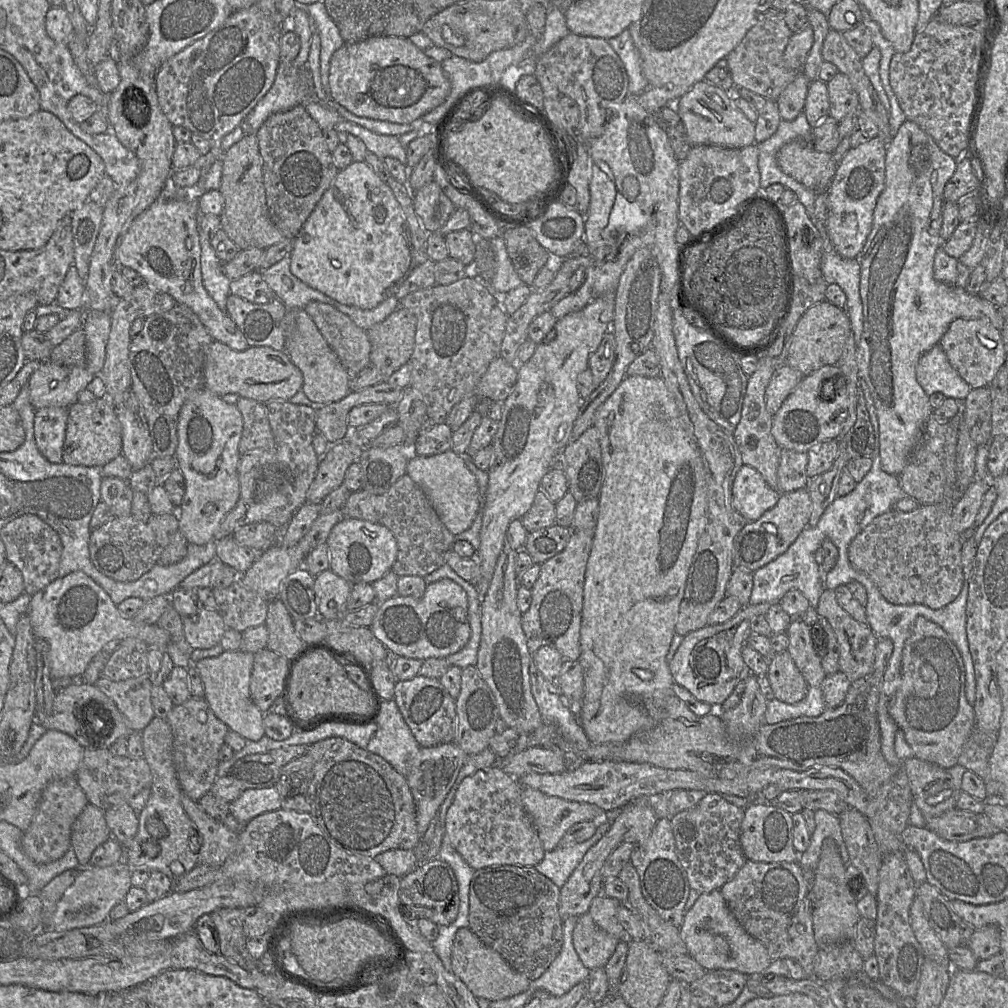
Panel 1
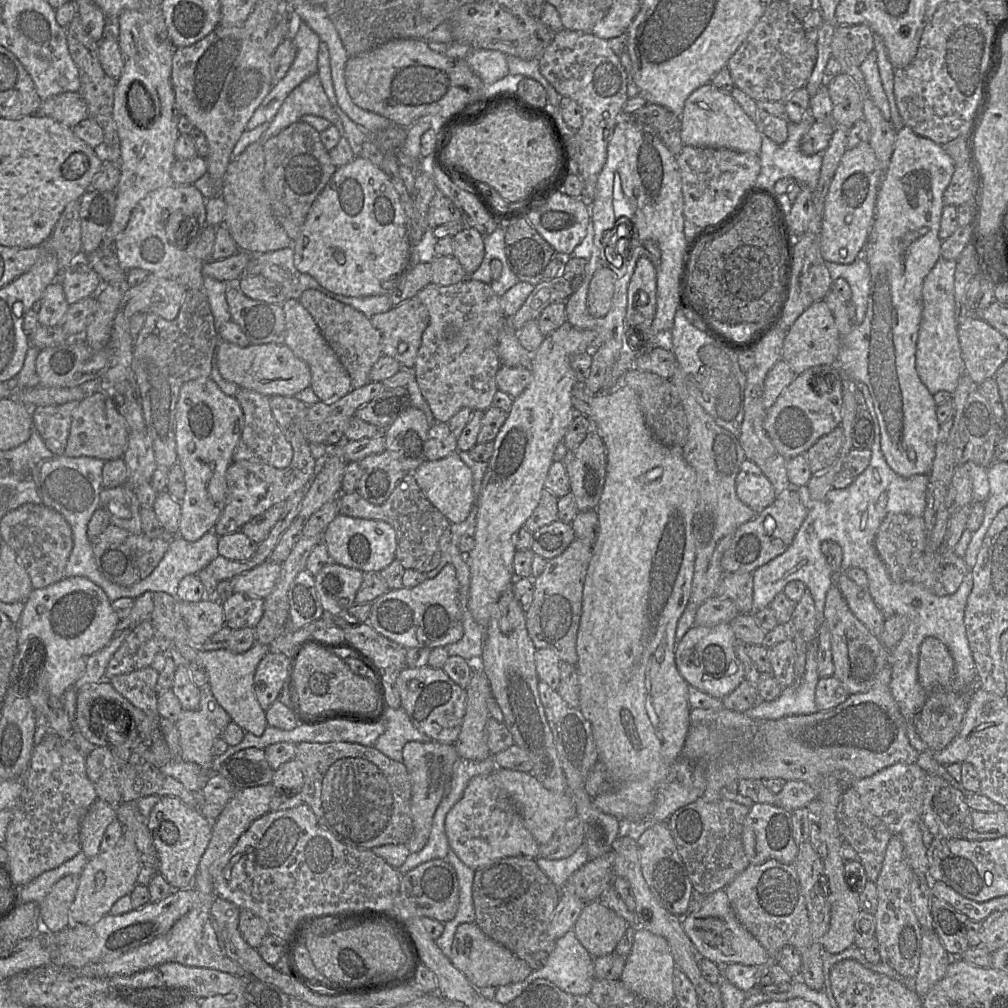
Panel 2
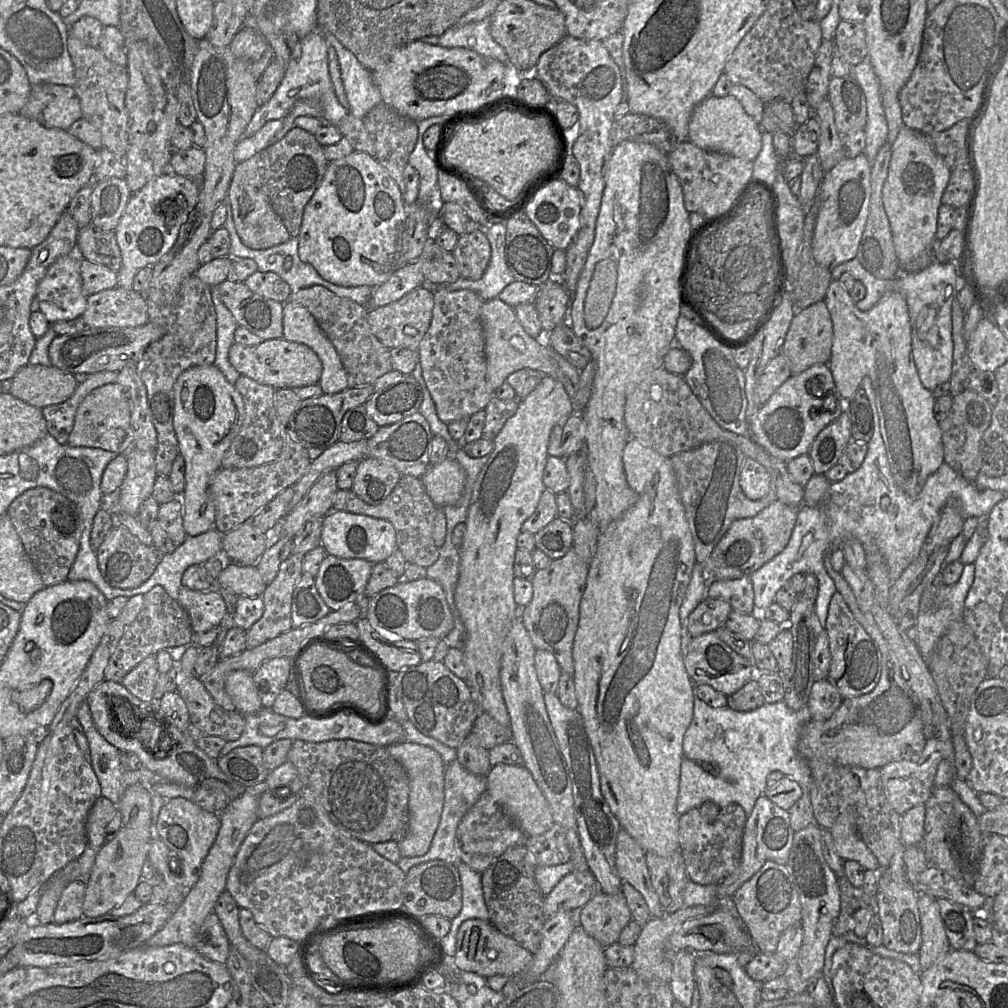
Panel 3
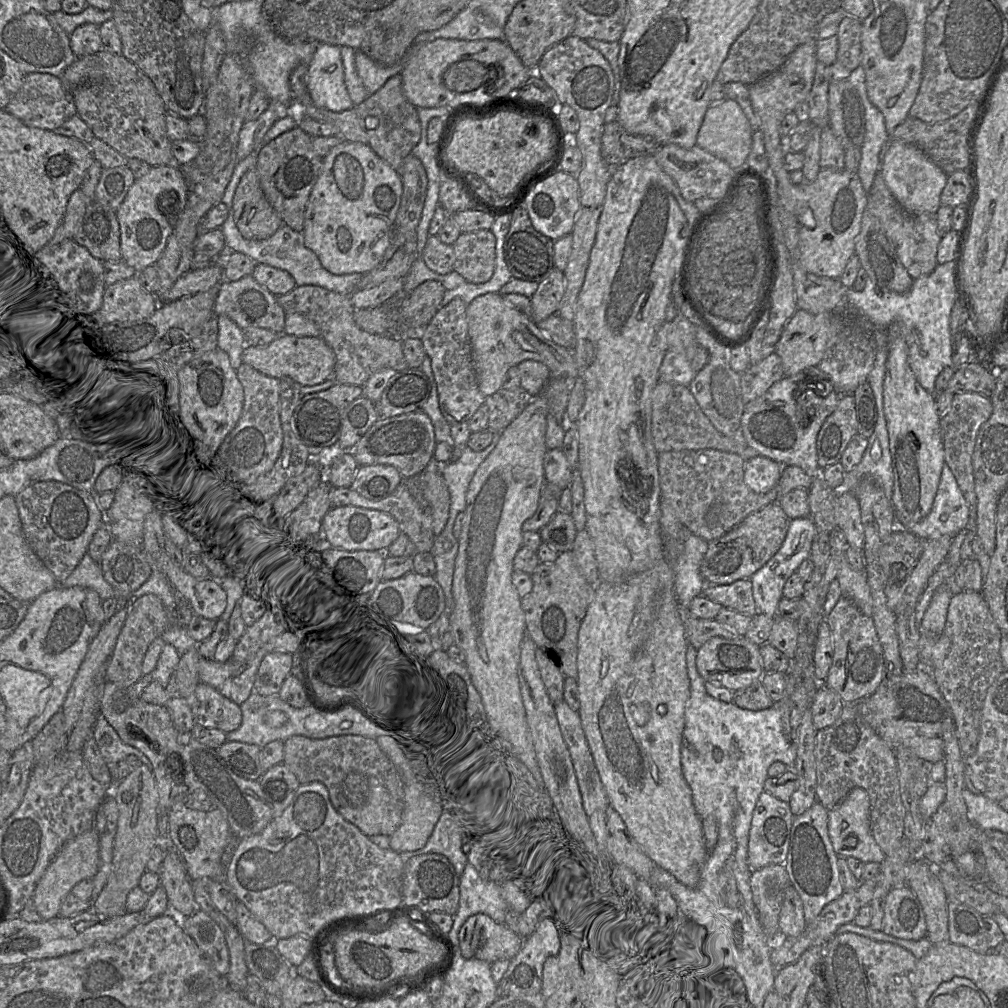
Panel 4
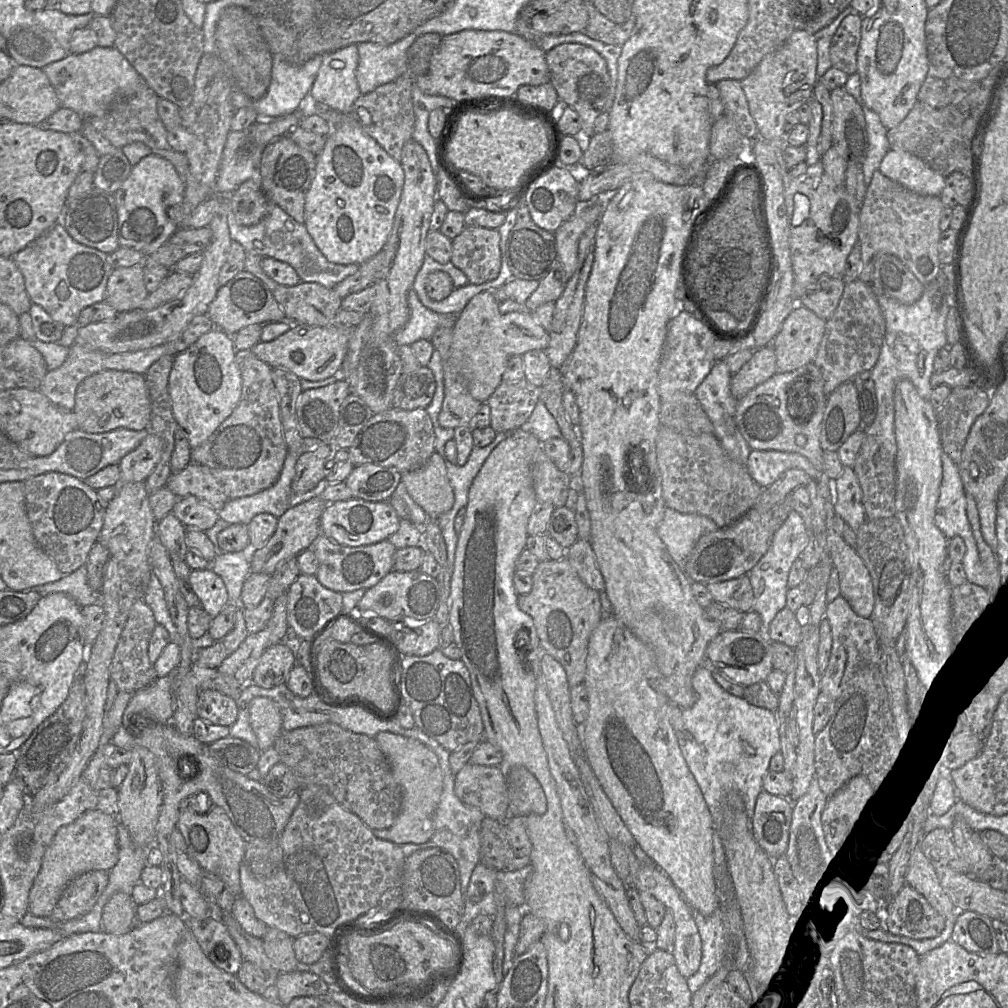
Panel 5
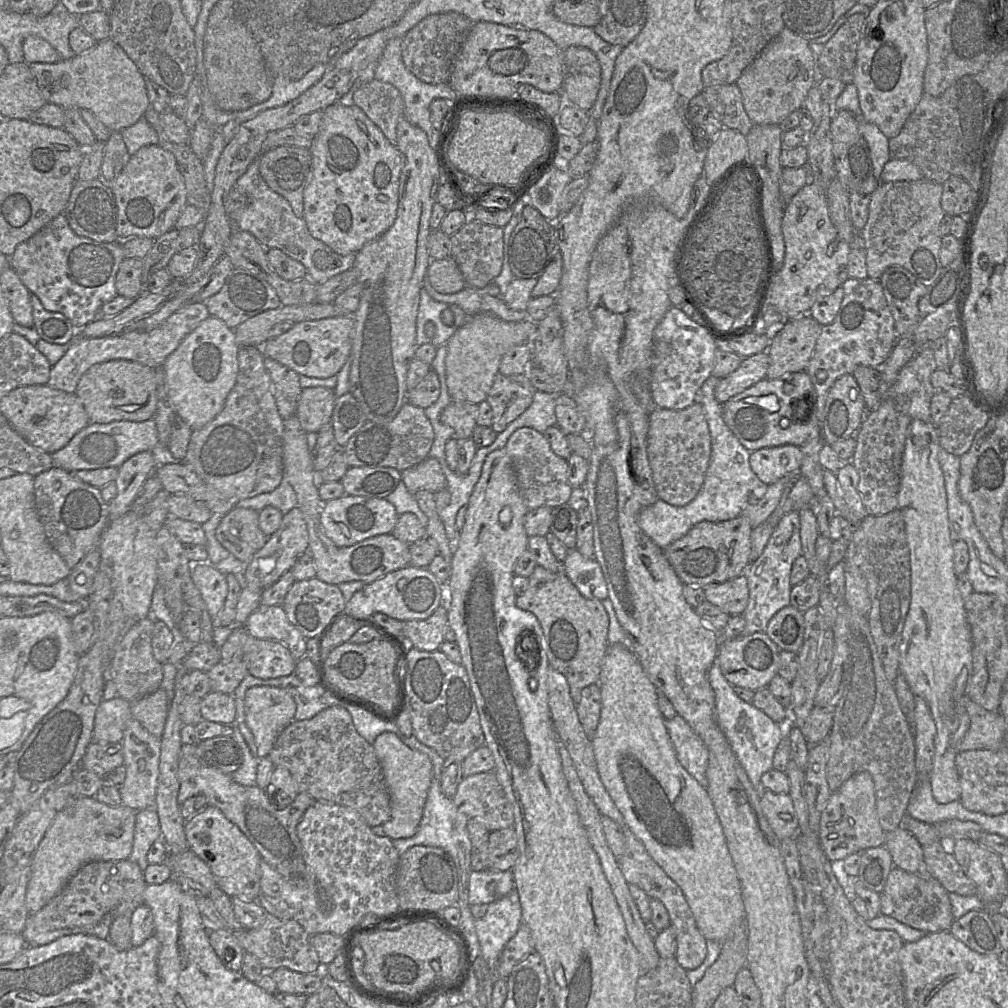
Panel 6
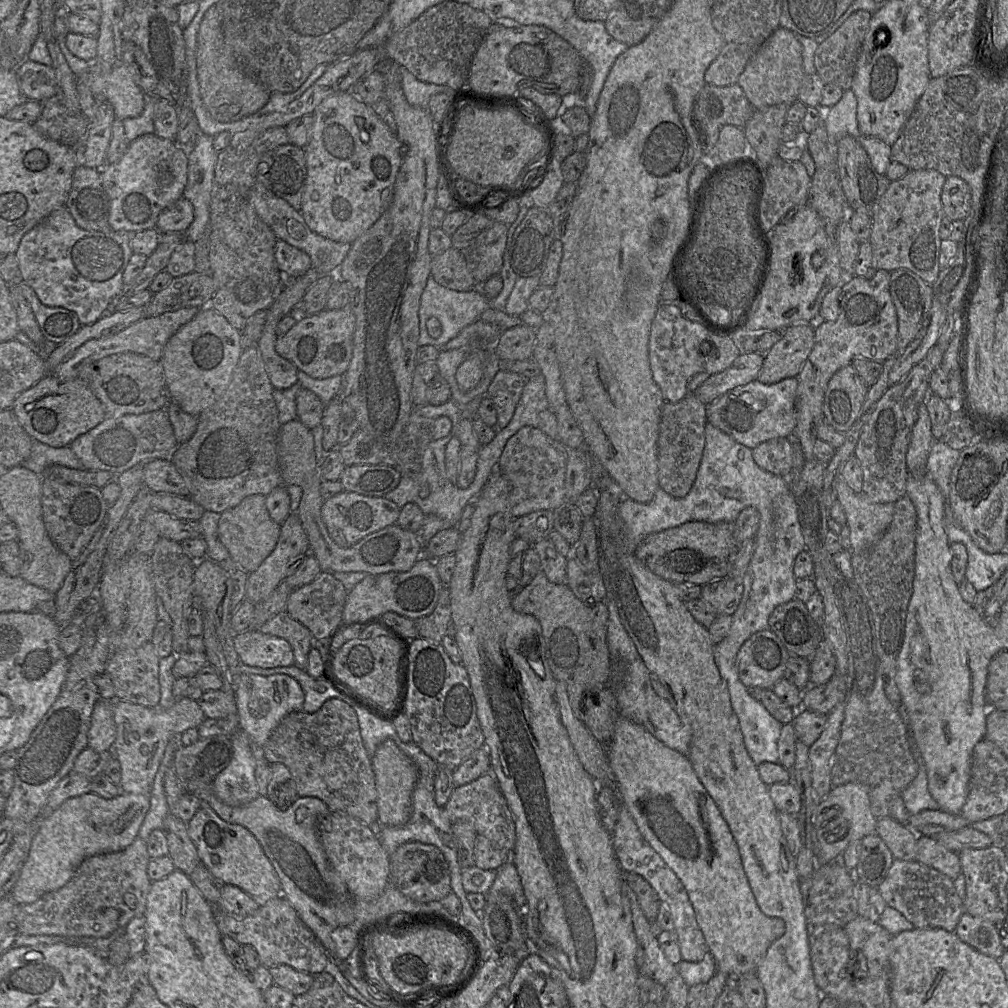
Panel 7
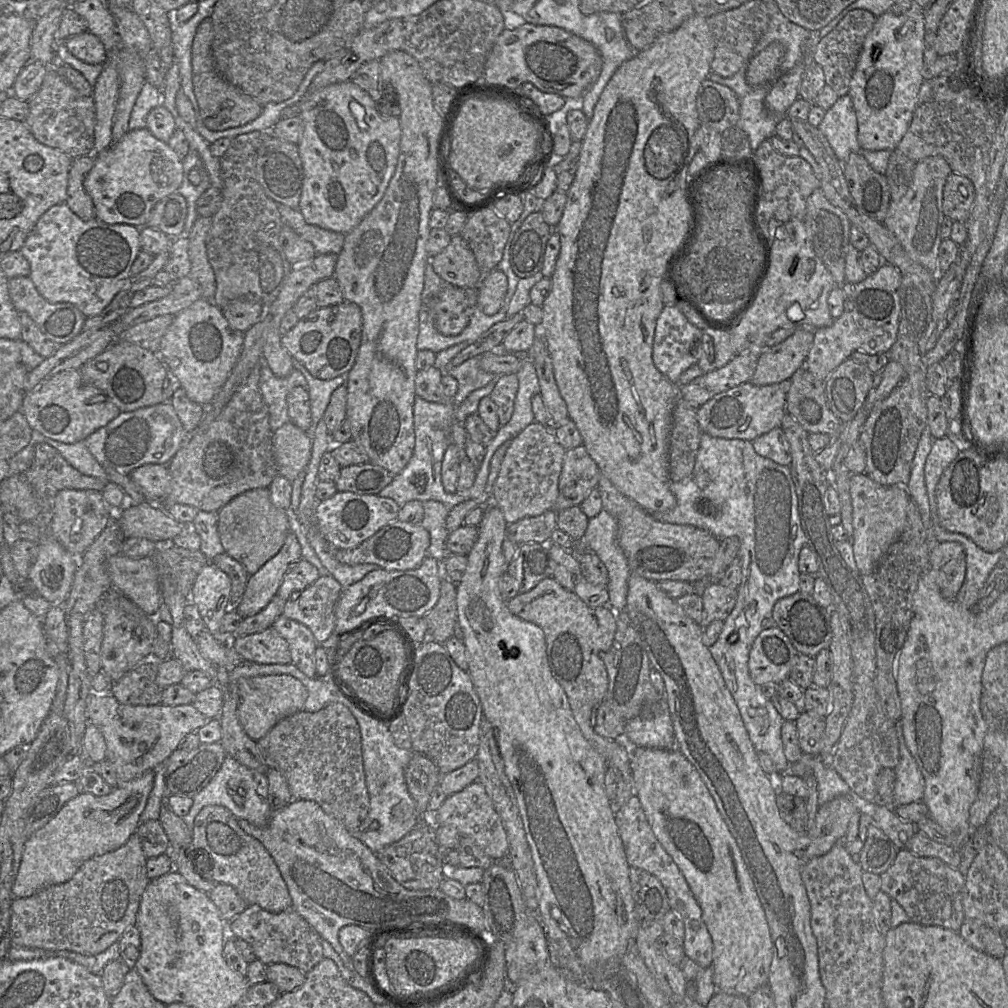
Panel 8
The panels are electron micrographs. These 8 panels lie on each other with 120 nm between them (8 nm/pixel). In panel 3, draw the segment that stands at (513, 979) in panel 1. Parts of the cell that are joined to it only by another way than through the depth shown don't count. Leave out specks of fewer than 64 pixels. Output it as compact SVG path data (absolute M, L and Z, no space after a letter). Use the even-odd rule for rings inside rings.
M471 918L463 921L456 935L456 952L452 966L456 971L473 972L484 978L493 975L513 977L524 971L532 954L514 939L502 934L489 921Z

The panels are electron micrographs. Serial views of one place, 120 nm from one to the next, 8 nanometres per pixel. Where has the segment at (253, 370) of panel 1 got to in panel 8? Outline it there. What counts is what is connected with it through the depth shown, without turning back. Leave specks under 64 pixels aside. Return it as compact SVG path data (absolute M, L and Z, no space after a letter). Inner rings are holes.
M343 301L341 304L318 308L300 319L285 335L281 343L290 355L314 377L330 380L347 375L352 369L362 337L362 312L358 305Z

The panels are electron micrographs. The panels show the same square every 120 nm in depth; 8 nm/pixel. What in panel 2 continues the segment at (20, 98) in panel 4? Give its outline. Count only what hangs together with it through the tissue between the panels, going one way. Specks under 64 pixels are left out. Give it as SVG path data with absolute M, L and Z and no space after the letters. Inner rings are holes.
M64 92L42 101L38 113L70 128L89 117L86 101L79 92Z

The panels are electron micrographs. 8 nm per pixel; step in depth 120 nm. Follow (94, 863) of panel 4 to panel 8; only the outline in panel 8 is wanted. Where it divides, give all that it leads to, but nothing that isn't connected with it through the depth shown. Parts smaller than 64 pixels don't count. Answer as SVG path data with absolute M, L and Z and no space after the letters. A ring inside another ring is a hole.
M149 770L138 778L121 783L108 795L95 796L81 792L68 801L46 825L26 840L12 887L13 896L26 898L50 885L65 883L85 861L123 846L136 833L140 815L153 788L154 777L155 770Z

